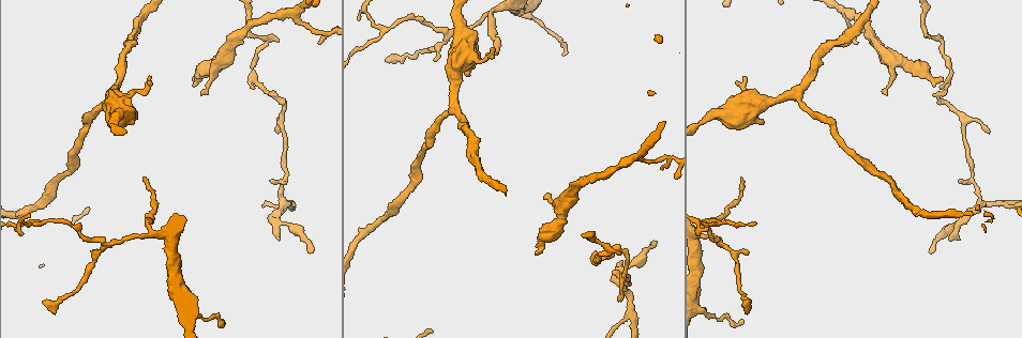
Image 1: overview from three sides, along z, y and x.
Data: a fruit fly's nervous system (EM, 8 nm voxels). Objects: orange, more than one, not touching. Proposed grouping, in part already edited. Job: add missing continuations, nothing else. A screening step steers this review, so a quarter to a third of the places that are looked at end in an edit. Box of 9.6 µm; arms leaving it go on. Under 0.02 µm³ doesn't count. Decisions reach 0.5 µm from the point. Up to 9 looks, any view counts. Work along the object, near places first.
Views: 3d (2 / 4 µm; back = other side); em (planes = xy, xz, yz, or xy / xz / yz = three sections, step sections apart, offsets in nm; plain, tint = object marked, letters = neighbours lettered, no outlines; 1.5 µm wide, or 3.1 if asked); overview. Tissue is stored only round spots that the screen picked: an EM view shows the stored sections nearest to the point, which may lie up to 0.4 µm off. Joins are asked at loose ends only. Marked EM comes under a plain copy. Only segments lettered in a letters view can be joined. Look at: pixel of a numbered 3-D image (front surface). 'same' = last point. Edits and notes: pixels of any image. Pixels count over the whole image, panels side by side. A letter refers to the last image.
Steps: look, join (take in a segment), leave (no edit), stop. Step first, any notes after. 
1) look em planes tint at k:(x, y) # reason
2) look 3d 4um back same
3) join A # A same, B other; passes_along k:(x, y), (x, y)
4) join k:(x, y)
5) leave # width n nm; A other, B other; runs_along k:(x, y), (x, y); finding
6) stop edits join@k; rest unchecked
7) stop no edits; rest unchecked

look 3d 4um back at 1:(195, 80) # branch stops here

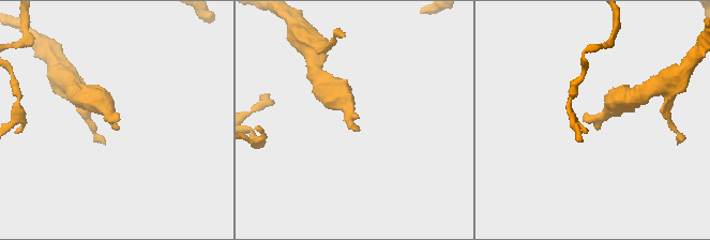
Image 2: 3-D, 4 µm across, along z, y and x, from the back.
look em xy step 4 letters at 2:(357, 131)

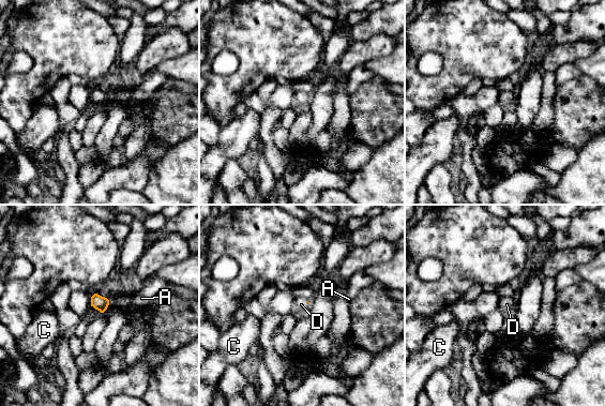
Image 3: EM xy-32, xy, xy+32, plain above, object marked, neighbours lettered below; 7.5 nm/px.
look em planes letters same # another direction

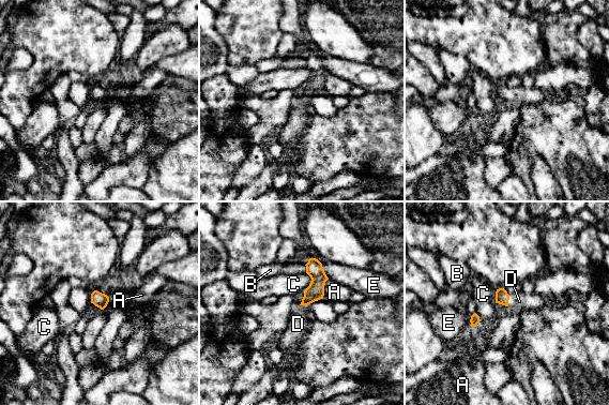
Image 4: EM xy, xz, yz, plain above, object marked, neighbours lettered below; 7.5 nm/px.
join D # longest_contact E 220 nm; A other, B other, C other, D same, E other; the neuron continues

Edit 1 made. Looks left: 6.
look 3d 4um at 1:(309, 250) # tapers out

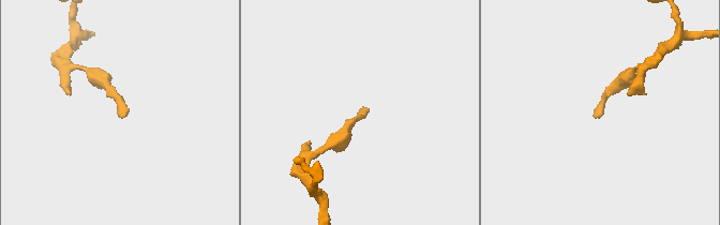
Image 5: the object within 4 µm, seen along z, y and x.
look em planes letters at 5:(122, 118) # shape alone is not enough

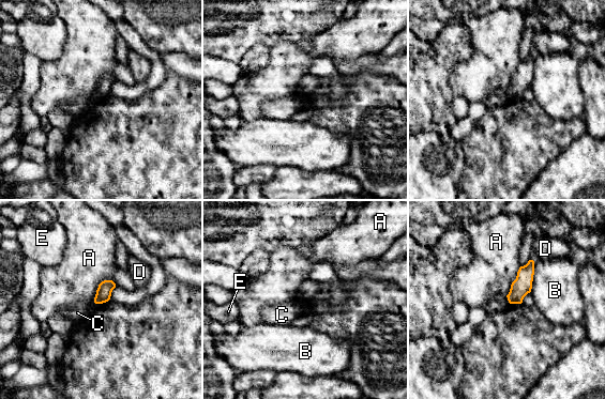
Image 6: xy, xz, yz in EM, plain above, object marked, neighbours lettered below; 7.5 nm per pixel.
leave # width 110 nm; longest_contact B 220 nm; A other, B other, C other, D other, E other; no lettered segment goes on from it

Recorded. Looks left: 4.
look em yz step 8 tint at 1:(748, 299) # tapers out

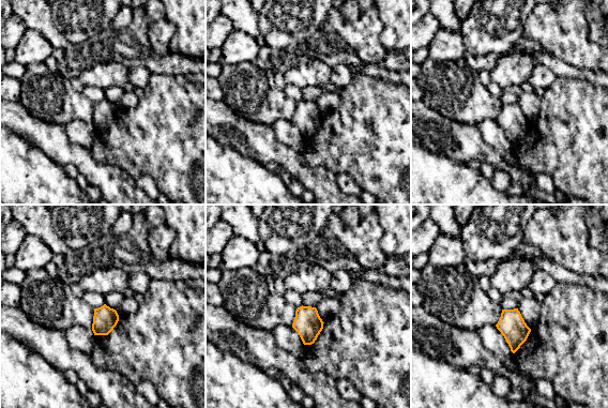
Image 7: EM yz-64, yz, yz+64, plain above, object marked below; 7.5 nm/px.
look em yz step 8 letters same # see the neighbours

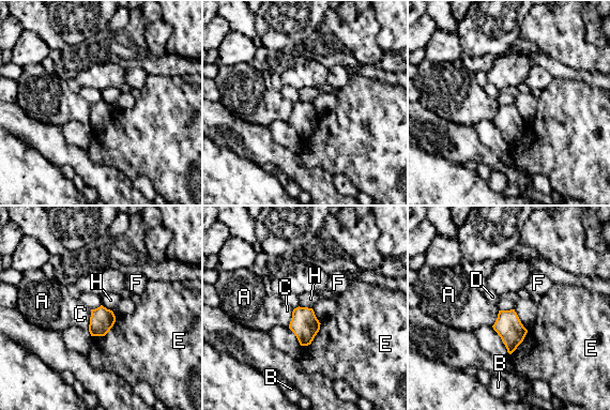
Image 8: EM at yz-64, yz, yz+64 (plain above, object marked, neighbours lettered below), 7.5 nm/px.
leave # width 160 nm; A other, B other, C other, D other, E other, F other, H other; border 8:(513, 308), (499, 310); none of them fits

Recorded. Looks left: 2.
stop edits join@4; rest unchecked

